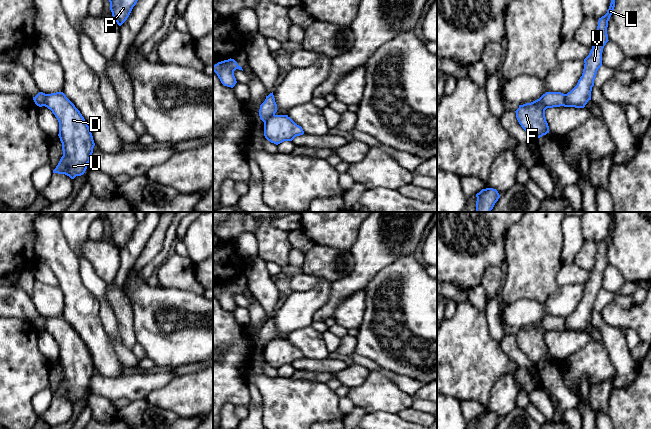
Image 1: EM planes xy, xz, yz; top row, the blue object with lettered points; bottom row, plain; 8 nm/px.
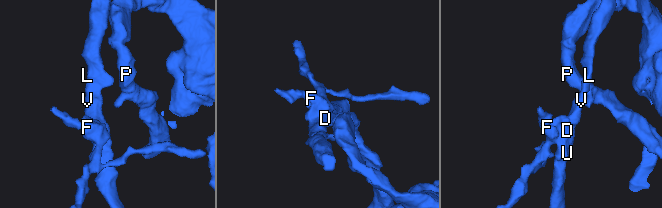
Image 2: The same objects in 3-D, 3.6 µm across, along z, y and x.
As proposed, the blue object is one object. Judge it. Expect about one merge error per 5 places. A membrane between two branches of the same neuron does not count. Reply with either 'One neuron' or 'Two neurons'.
One neuron

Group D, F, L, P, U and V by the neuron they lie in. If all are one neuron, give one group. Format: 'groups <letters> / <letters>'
groups D F L P U V

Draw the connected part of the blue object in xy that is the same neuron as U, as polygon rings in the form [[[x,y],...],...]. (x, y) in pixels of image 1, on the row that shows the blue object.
[[[39,92],[33,100],[37,106],[50,109],[59,122],[63,156],[53,173],[65,174],[71,179],[83,175],[95,146],[84,117],[63,92]]]

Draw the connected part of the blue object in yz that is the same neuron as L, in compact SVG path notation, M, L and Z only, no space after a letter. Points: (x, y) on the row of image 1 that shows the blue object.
M611 0L607 13L599 18L596 37L589 55L584 59L584 69L577 85L567 94L546 92L539 99L519 105L516 118L527 134L536 141L549 133L545 110L553 107L584 108L591 100L591 91L598 69L602 66L602 52L608 40L608 21L613 13L615 0Z

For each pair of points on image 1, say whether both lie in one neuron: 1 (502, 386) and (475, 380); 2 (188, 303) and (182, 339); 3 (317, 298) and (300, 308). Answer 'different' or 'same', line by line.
1: different
2: same
3: same

